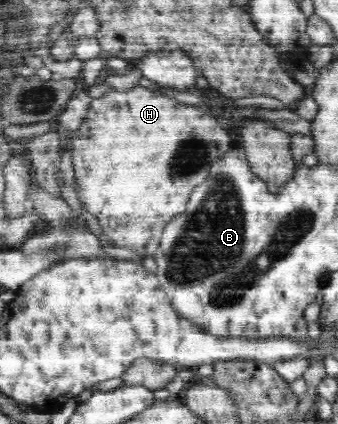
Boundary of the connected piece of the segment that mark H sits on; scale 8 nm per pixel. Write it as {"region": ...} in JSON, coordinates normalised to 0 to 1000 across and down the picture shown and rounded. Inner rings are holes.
{"region":[[[414,200],[379,210],[376,217],[328,212],[322,219],[311,219],[311,224],[272,236],[251,288],[234,300],[234,309],[222,309],[222,318],[210,316],[210,323],[216,330],[216,337],[210,337],[210,361],[216,361],[216,389],[222,389],[222,427],[228,427],[234,446],[240,446],[240,474],[246,474],[246,483],[293,517],[293,526],[305,535],[305,550],[340,573],[340,580],[373,583],[391,594],[423,601],[420,608],[459,604],[488,531],[512,512],[524,512],[524,502],[547,498],[547,483],[553,483],[571,446],[583,436],[595,436],[618,417],[618,394],[624,394],[618,380],[630,380],[630,370],[645,373],[642,366],[657,368],[686,349],[678,314],[654,300],[642,281],[624,274],[624,269],[612,269],[612,264],[601,264],[592,255],[556,248],[541,238],[488,226],[482,219],[441,212]]]}

